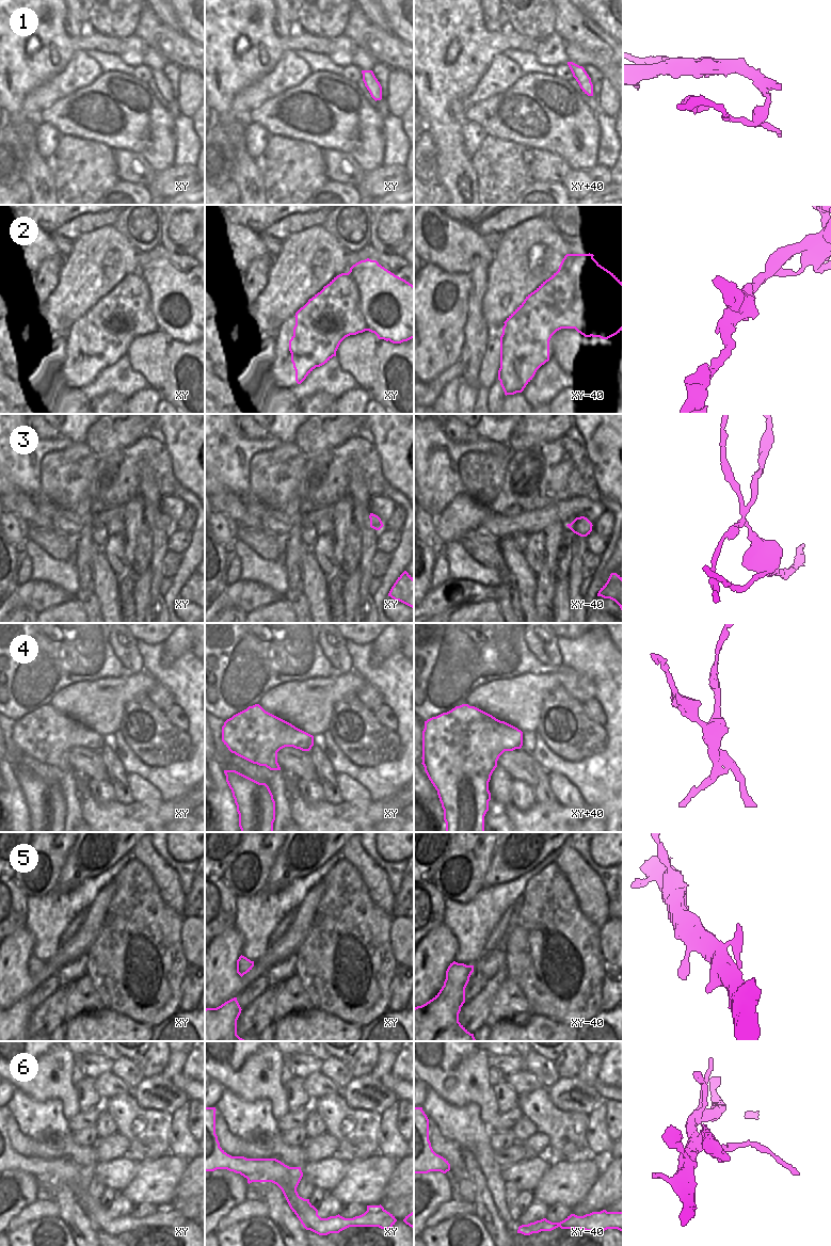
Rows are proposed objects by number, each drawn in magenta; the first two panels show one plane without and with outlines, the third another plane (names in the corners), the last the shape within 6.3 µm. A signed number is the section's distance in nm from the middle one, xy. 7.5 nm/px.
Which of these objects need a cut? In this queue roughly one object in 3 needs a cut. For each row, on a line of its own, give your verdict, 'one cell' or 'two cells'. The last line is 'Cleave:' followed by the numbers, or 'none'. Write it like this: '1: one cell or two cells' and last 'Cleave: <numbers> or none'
1: one cell
2: two cells
3: two cells
4: two cells
5: one cell
6: one cell
Cleave: 2, 3, 4

